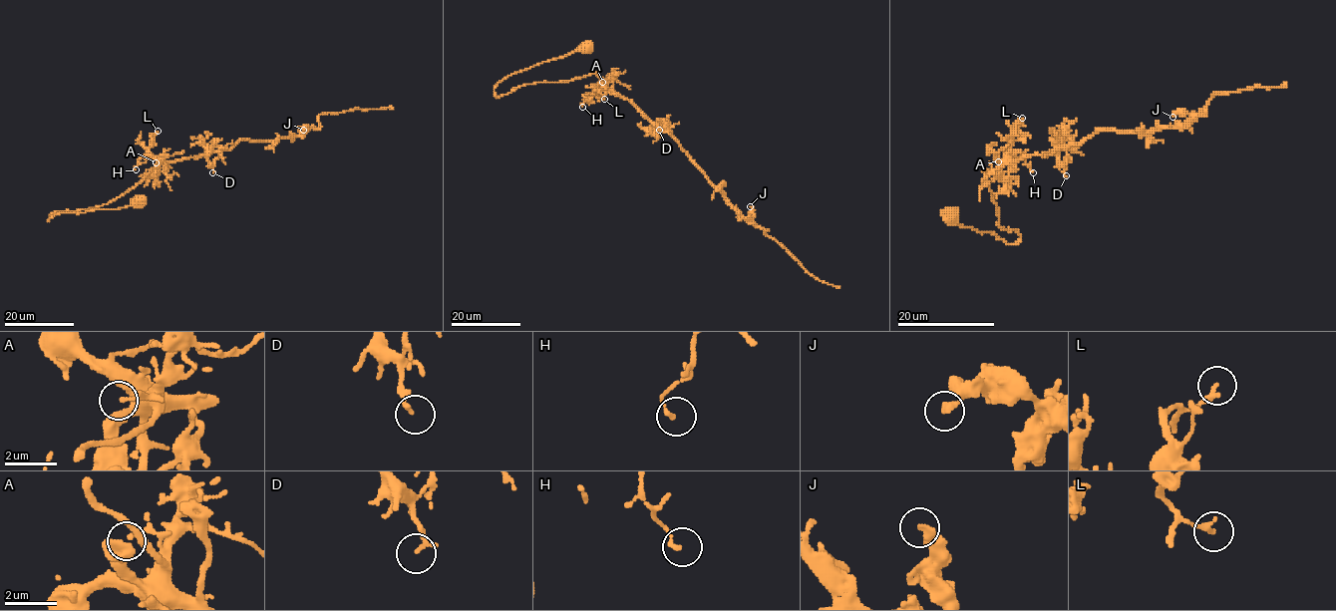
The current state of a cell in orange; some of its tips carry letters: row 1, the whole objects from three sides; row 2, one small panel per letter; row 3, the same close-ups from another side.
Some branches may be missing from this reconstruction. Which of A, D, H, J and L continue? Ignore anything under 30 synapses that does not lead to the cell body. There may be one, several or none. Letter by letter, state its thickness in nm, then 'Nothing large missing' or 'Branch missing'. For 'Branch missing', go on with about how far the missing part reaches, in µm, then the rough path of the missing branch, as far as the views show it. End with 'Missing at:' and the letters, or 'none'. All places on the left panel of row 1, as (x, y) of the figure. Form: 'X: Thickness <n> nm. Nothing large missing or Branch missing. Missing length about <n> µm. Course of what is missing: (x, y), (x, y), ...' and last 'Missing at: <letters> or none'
A: Thickness 100 nm. Nothing large missing
D: Thickness 180 nm. Nothing large missing
H: Thickness 150 nm. Nothing large missing
J: Thickness 260 nm. Nothing large missing
L: Thickness 200 nm. Nothing large missing
Missing at: none

